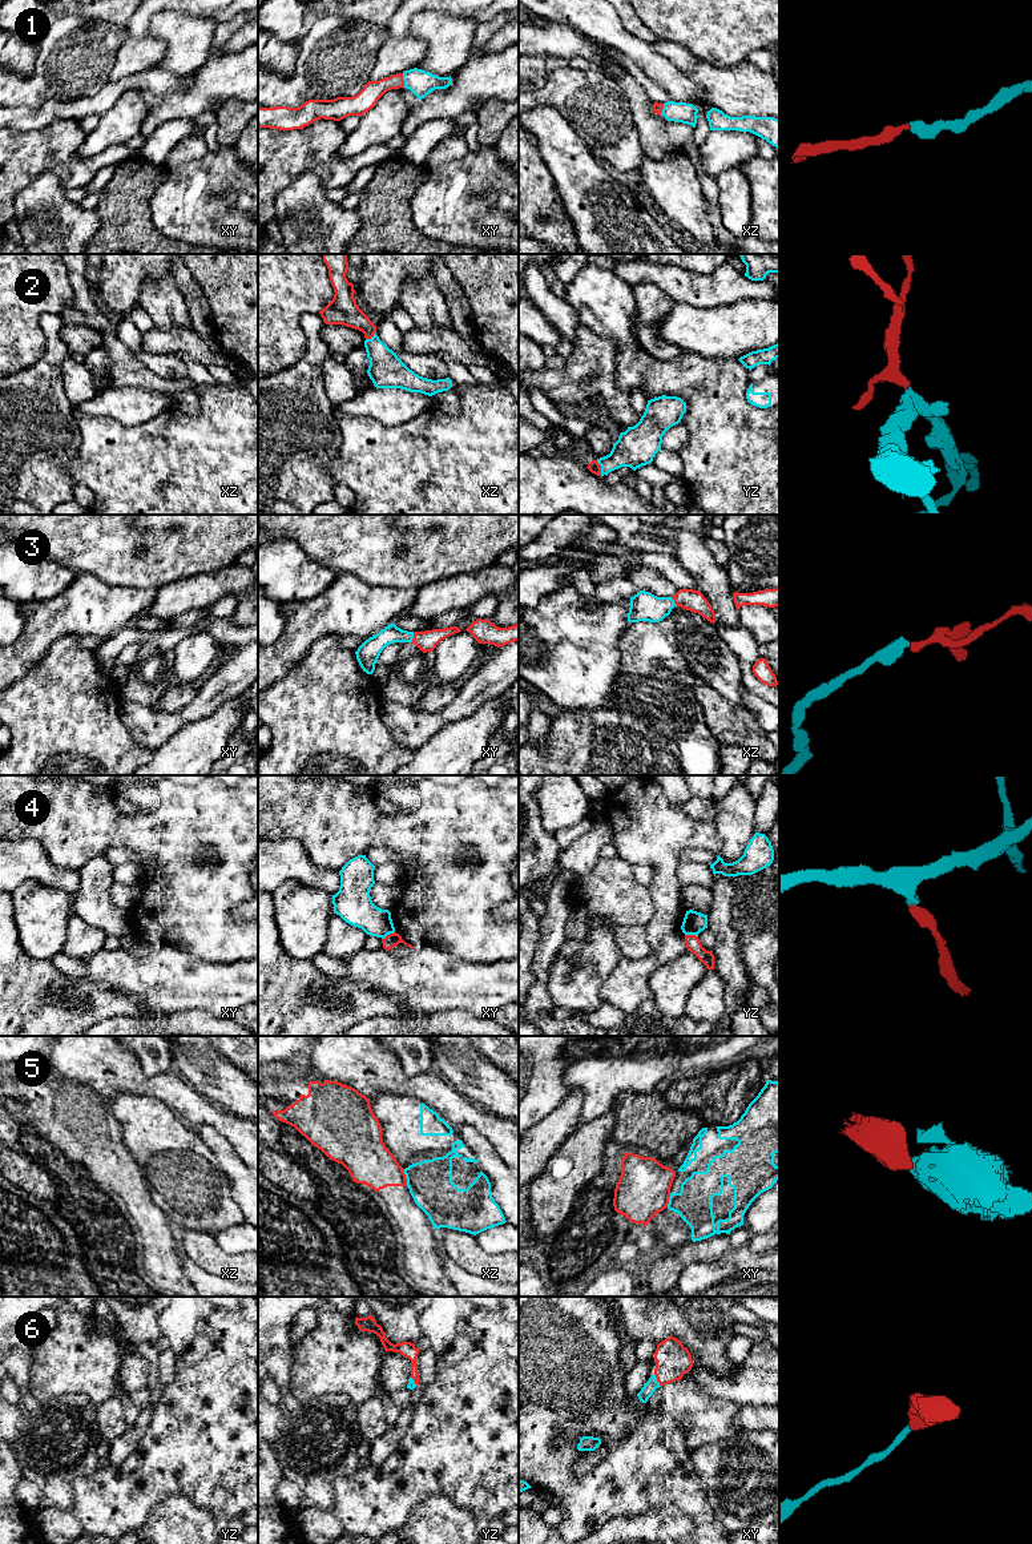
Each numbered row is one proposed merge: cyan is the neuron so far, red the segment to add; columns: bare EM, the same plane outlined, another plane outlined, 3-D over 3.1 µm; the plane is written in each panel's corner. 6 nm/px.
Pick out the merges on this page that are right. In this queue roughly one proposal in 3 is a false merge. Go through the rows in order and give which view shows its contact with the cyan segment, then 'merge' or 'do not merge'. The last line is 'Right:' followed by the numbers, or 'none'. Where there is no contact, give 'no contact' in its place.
1: meets cyan in xy; merge
2: meets cyan in yz; merge
3: meets cyan in xy; merge
4: meets cyan in yz; do not merge
5: meets cyan in xz; do not merge
6: meets cyan in xy; merge
Right: 1, 2, 3, 6

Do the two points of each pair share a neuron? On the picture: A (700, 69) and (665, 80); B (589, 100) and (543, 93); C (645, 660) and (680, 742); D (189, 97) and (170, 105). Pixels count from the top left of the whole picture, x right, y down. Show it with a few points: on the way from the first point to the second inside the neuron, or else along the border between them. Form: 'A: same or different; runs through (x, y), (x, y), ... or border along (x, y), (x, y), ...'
A: different; border along (660, 53), (669, 59), (702, 92), (702, 99)
B: same; runs through (577, 96), (573, 93), (555, 93)
C: same; runs through (654, 680), (654, 717), (660, 722)
D: same; runs through (185, 101), (174, 105)

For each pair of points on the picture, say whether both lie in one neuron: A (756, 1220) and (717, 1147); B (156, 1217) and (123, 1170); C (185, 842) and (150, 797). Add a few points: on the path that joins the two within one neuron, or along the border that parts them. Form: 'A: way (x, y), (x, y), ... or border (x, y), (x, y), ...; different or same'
A: border (765, 1190), (752, 1202), (742, 1224); different
B: way (144, 1205), (136, 1197), (129, 1182); same
C: border (160, 789), (160, 803), (154, 809), (138, 809); different

